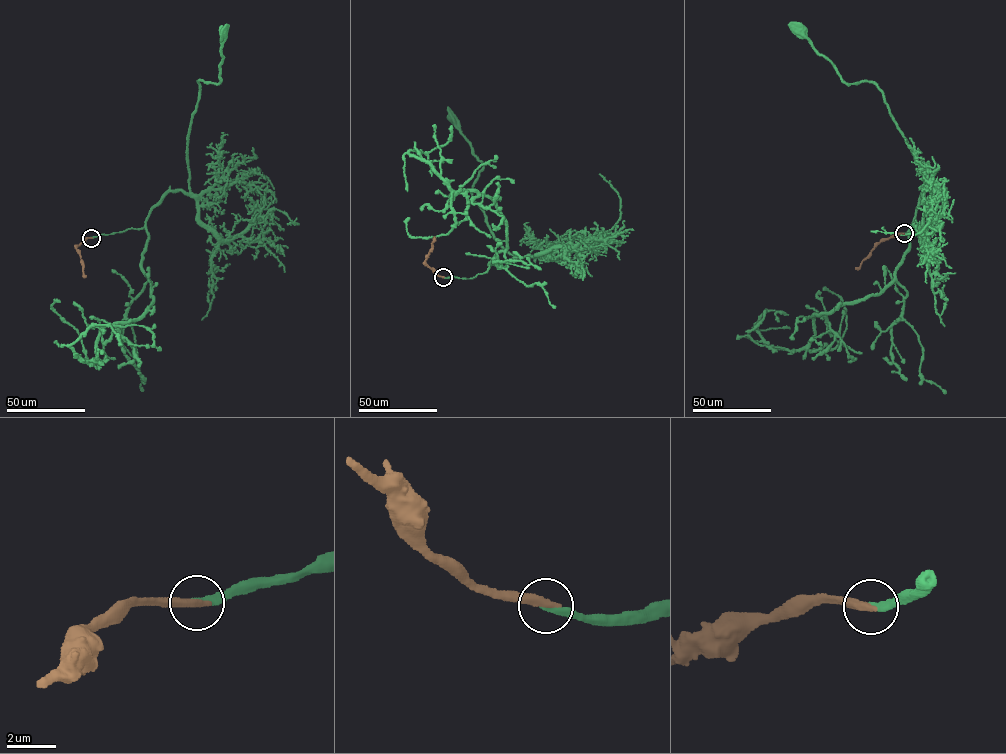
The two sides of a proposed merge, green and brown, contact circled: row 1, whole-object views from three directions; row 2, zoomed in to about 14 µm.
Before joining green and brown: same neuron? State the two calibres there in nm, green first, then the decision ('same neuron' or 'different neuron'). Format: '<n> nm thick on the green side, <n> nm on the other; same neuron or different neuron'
260 nm thick on the green side, 360 nm on the other; same neuron

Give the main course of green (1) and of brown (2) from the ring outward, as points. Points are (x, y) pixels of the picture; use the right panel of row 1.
1: (904, 234), (918, 229), (912, 222), (924, 198), (920, 164), (878, 87), (844, 82), (798, 29)
2: (904, 234), (879, 242), (855, 268)

